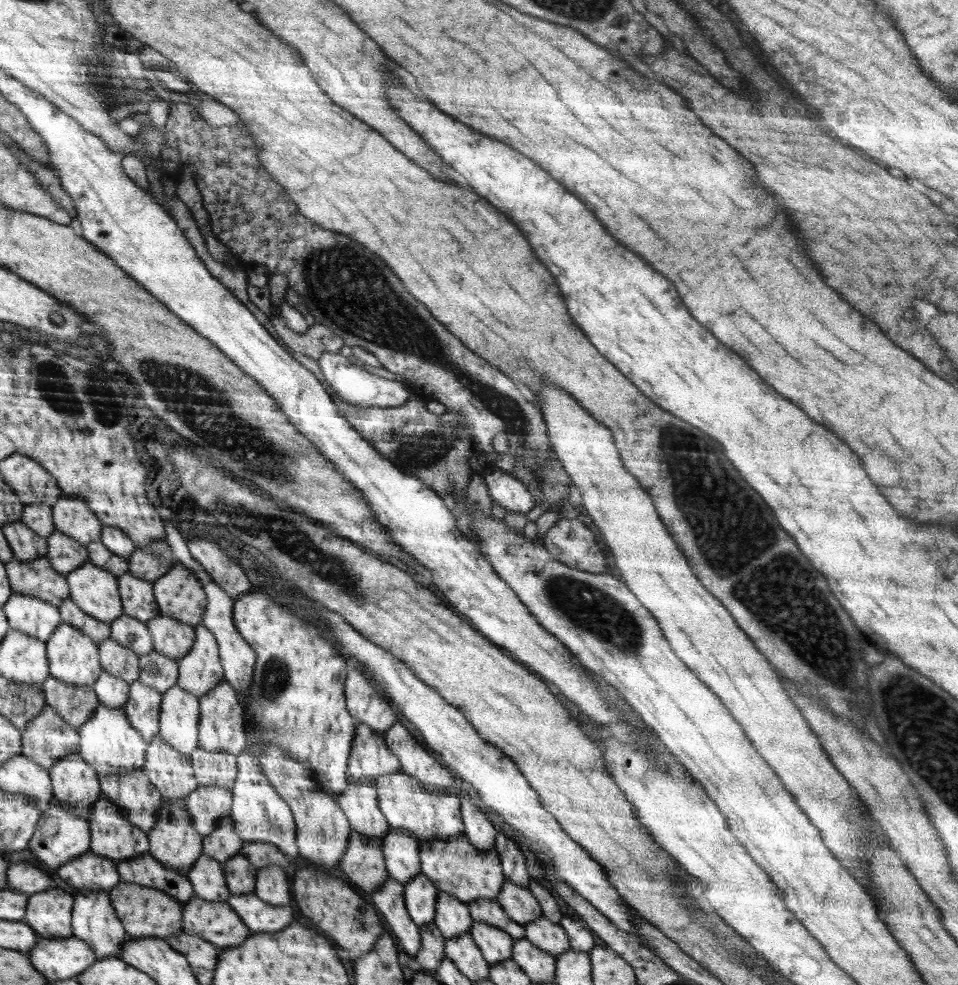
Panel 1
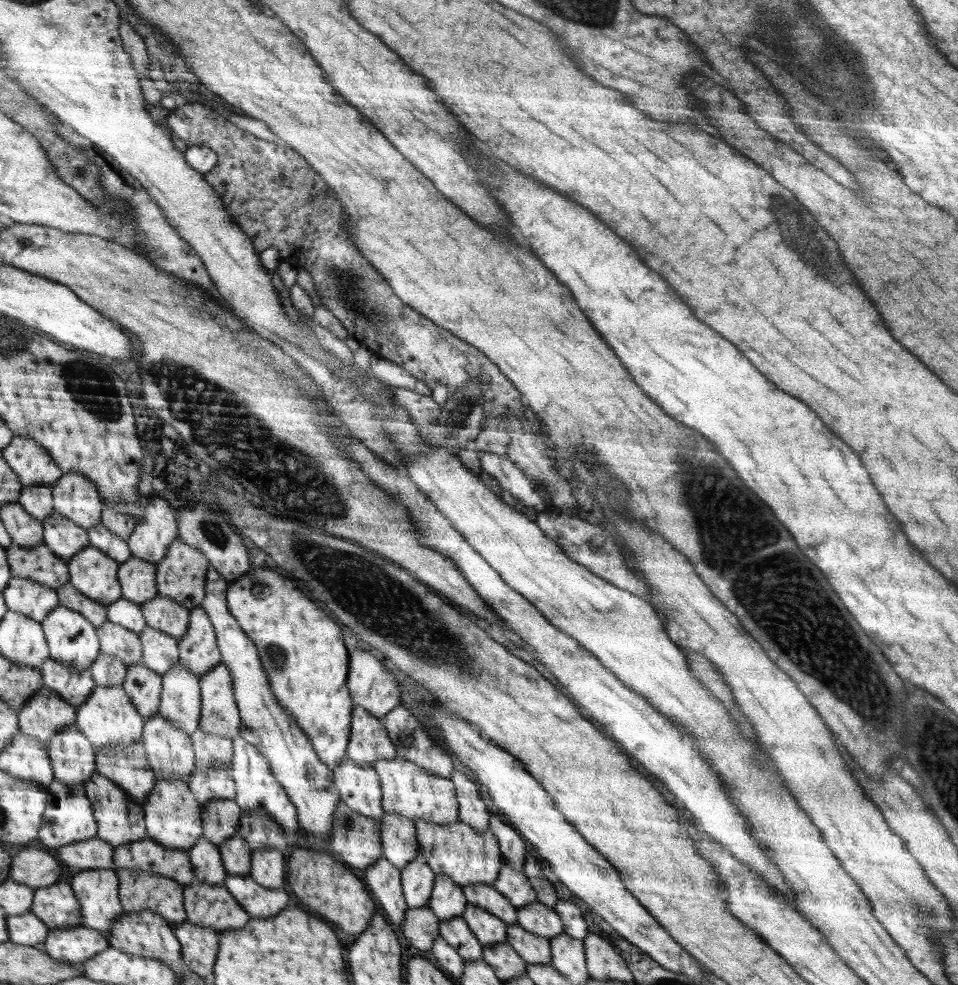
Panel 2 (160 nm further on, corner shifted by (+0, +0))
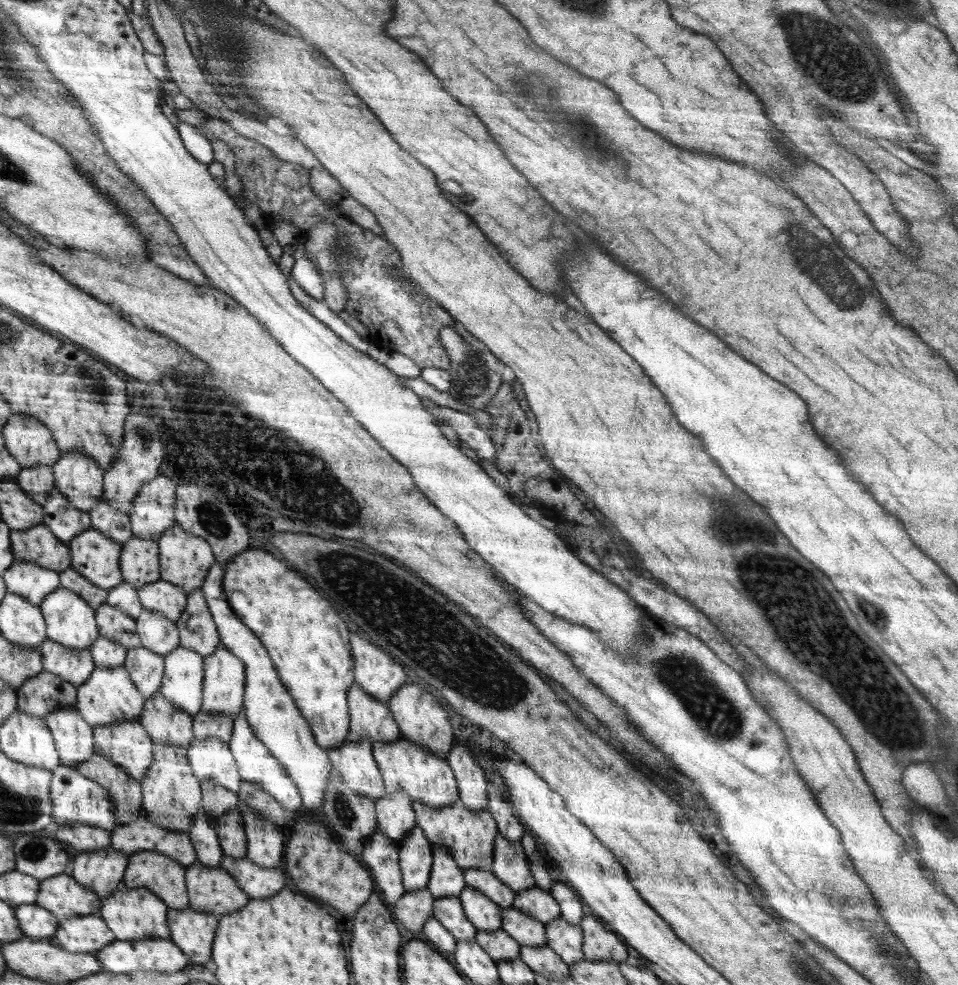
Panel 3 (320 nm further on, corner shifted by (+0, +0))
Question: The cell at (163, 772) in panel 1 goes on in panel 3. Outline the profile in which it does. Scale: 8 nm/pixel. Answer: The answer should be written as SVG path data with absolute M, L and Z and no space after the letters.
M160 690L147 698L141 721L156 745L174 745L187 750L195 740L193 716L165 699Z

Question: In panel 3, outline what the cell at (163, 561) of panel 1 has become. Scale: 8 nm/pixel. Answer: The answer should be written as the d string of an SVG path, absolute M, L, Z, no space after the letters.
M162 473L140 487L129 516L134 538L159 543L162 534L174 526L176 488L174 481Z

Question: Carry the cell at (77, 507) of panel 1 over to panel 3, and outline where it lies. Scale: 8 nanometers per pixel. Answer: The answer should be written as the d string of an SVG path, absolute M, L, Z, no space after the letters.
M80 449L62 453L54 466L55 488L76 508L90 512L100 504L105 486L104 470Z

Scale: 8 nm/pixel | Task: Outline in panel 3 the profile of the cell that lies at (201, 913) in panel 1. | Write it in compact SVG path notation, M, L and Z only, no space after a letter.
M192 863L186 868L187 892L190 895L190 906L198 912L212 913L215 917L223 917L224 914L242 910L247 906L250 897L247 892L239 887L238 881L222 867L207 867L202 863Z

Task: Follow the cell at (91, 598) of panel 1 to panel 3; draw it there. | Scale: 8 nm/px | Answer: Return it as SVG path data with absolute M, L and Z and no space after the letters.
M91 527L72 539L68 546L71 550L71 567L88 582L106 592L114 590L123 583L123 573L120 568L123 549L115 540L107 538Z

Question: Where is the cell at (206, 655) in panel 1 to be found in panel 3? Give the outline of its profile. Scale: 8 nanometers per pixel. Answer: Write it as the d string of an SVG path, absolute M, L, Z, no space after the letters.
M200 590L187 596L186 610L175 625L179 630L179 644L199 653L205 660L219 650L219 632Z

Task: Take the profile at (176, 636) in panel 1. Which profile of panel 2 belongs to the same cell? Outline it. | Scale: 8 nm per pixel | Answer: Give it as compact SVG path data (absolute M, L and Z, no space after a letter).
M158 595L154 600L142 603L141 609L148 626L165 632L177 641L187 634L190 610L178 601Z

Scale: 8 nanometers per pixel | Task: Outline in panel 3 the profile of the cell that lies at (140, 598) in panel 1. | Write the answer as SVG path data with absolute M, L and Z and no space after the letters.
M132 538L121 546L120 568L123 582L134 590L142 590L162 578L159 568L159 544L152 539Z

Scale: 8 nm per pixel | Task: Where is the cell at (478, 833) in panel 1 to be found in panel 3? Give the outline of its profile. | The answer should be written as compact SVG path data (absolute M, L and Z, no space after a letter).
M456 741L455 748L446 756L458 778L459 798L472 812L482 810L489 803L489 781L483 767L474 759L472 746Z

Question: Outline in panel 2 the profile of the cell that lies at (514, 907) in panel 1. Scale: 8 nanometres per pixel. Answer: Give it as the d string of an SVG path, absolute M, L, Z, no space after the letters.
M504 863L500 867L498 878L496 878L493 887L499 889L504 896L511 900L516 909L530 906L538 900L538 893L532 888L531 881L519 870L512 868Z

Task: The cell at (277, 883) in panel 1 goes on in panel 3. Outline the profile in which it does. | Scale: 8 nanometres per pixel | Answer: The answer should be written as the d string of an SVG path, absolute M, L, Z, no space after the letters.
M239 800L238 810L245 822L247 854L254 864L272 868L278 866L284 852L284 838L278 825L270 822Z

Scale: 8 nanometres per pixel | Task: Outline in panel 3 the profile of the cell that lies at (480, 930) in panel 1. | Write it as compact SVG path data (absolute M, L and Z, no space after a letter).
M466 886L458 897L468 920L472 922L477 930L492 932L501 928L502 908L487 896L484 896L483 892L478 892L471 886Z

